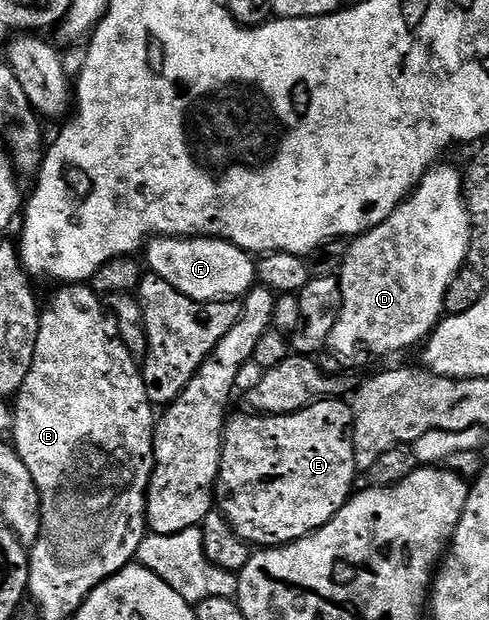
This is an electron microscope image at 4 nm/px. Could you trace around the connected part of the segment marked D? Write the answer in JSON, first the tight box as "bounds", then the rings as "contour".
{"bounds":[327,165,473,355],"contour":[[[434,165],[413,188],[411,194],[393,210],[391,217],[354,238],[348,244],[345,263],[339,278],[343,305],[335,329],[331,329],[327,347],[337,355],[349,355],[357,346],[366,347],[377,355],[405,351],[424,344],[433,328],[446,314],[445,298],[455,277],[465,265],[473,225],[469,222],[469,208],[465,205],[463,175],[453,167]]]}

